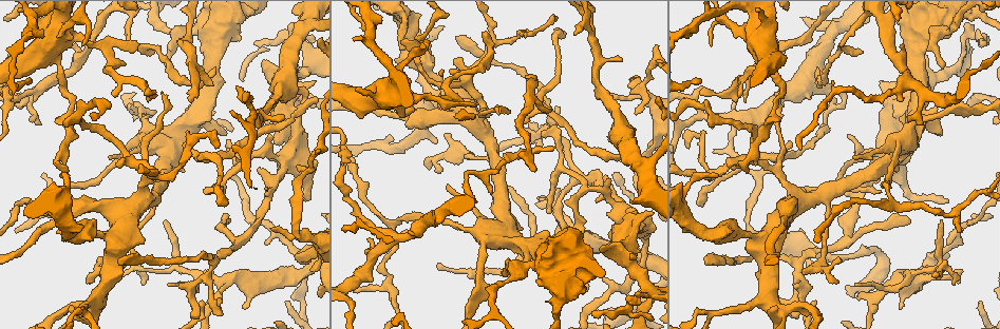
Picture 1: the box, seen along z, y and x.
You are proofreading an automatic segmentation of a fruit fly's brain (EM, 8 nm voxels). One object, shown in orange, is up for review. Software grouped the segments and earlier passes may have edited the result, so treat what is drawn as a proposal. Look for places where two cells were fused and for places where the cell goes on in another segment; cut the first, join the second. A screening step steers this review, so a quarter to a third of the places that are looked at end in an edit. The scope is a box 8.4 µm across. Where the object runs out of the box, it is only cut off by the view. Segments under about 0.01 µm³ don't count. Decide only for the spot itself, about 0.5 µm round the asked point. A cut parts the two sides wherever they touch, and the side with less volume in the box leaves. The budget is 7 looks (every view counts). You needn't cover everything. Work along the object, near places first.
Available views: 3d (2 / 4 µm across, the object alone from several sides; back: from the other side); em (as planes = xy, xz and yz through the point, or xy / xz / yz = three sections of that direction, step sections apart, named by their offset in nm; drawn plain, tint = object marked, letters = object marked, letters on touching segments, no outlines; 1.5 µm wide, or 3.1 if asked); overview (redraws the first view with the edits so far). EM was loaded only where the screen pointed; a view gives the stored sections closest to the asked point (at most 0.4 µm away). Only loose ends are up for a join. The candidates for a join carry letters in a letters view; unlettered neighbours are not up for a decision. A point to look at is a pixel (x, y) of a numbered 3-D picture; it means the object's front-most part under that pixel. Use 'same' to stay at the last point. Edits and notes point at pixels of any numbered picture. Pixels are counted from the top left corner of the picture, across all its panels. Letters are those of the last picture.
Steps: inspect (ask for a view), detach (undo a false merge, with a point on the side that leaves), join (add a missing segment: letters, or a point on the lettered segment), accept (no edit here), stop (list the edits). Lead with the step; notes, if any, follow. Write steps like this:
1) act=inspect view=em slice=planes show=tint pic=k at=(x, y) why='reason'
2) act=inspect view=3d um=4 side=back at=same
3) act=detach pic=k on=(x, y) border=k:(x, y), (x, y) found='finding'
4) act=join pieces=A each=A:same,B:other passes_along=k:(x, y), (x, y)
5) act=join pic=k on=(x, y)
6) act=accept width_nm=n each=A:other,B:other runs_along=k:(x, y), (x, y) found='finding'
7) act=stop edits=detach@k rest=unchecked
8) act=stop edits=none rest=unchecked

act=inspect view=3d um=4 pic=1 at=(954, 283) why='tapers out'

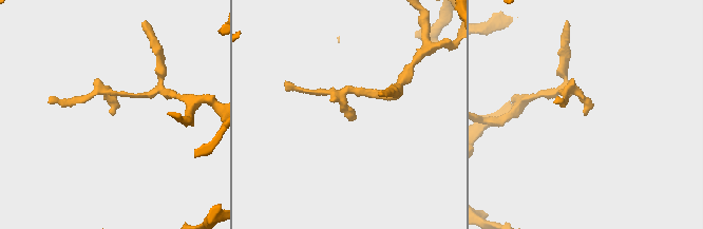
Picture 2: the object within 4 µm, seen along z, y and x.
act=inspect view=em slice=planes show=plain pic=2 at=(113, 114) why='shape alone is not enough'

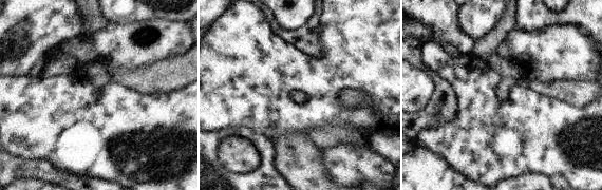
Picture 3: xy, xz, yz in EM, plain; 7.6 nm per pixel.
act=inspect view=em slice=planes show=letters at=same

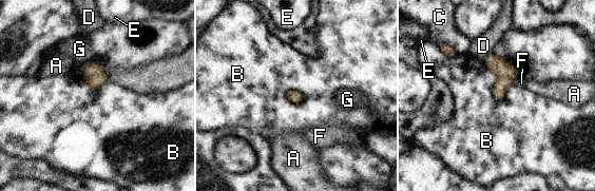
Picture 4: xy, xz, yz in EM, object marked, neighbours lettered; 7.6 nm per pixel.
act=join pieces=F each=A:other,B:other,C:other,D:other,E:other,F:same,G:other passes_along=4:(505, 74), (515, 80), (521, 83) found='it goes on there'

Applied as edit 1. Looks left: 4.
act=inspect view=em slice=planes show=letters pic=1 at=(456, 36) why='end of a long branch'

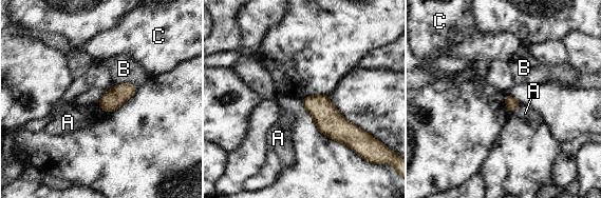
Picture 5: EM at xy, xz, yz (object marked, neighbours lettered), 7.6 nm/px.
act=accept longest_contact=B:200nm each=A:other,B:other,C:other border=5:(522, 105), (509, 112) found='no lettered segment goes on from it'

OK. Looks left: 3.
act=inspect view=em slice=planes show=tint pic=1 at=(703, 115) why='four or more arms meet'

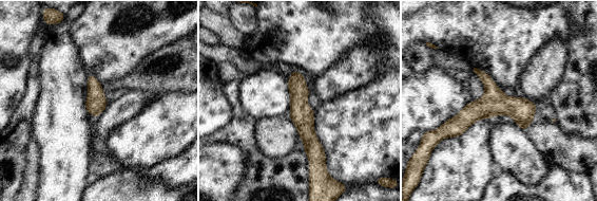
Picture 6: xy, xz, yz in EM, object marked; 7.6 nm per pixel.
act=inspect view=em slice=planes show=letters at=same why='what lies round it'

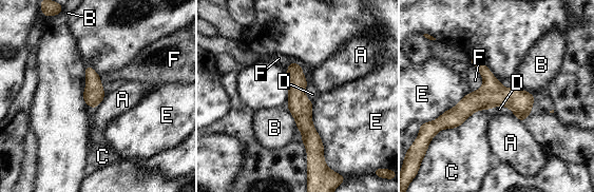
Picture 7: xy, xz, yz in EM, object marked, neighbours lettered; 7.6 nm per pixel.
act=accept each=A:other,B:other,C:other,D:other,E:other,F:other border=7:(289, 60), (312, 103) found='all the same cell'

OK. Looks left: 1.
act=stop edits=join@4 rest=unchecked

